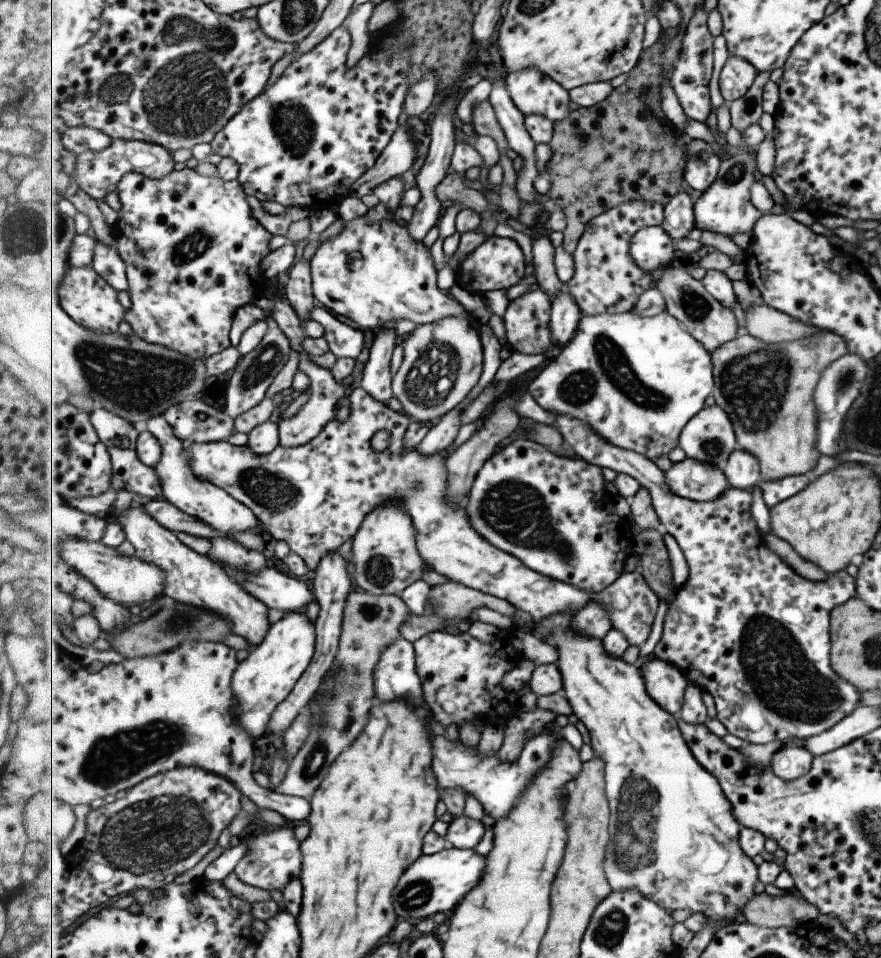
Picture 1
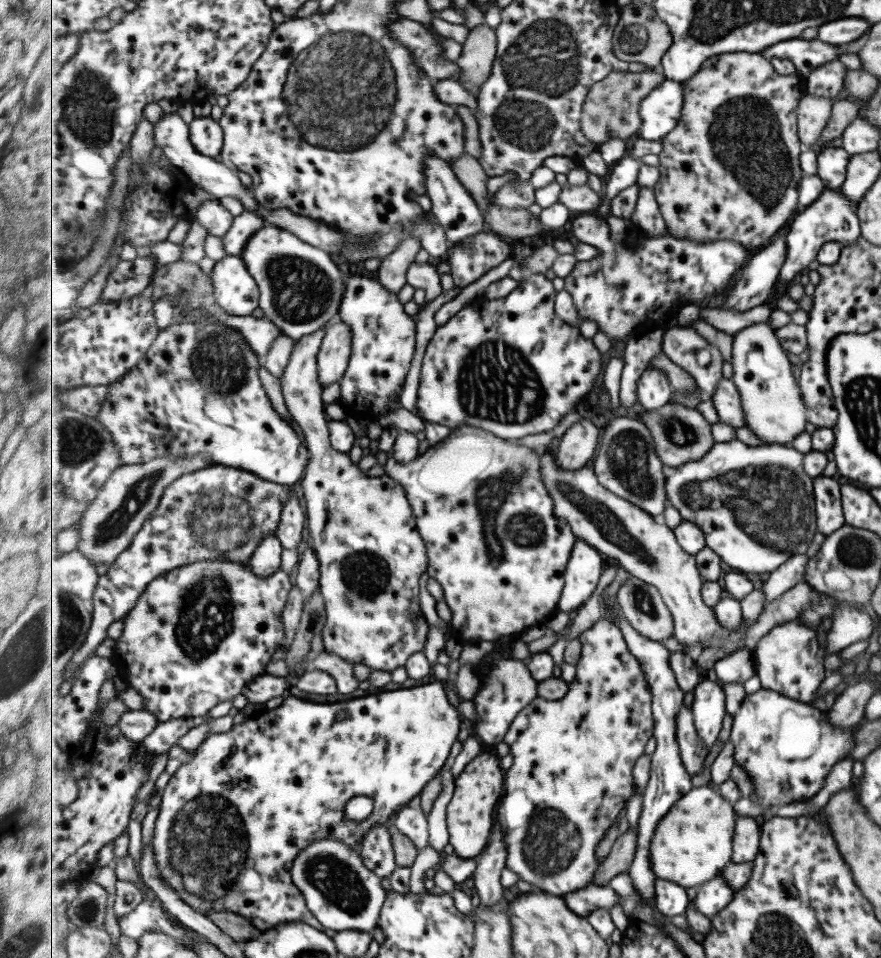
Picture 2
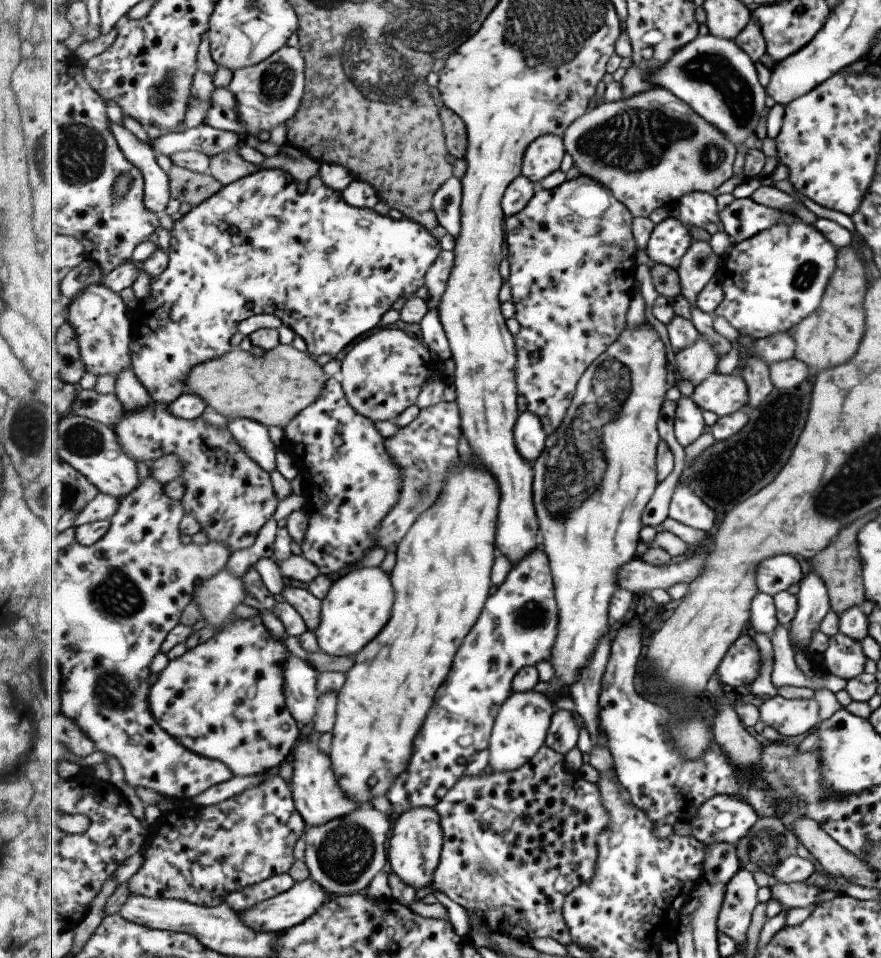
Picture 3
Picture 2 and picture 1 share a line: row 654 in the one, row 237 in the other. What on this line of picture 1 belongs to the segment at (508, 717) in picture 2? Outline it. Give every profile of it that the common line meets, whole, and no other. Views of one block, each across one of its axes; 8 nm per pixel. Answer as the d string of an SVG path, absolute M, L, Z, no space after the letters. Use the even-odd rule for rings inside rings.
M492 235L481 244L461 266L460 279L469 286L472 294L485 294L491 290L509 290L518 286L525 279L525 256L521 246L513 238L499 238Z

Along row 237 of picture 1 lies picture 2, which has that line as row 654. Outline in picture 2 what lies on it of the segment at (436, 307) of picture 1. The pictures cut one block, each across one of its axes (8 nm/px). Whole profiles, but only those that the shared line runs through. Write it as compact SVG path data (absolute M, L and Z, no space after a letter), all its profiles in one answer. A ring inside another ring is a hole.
M323 328L315 332L315 334L309 334L309 336L305 336L305 338L296 340L291 361L289 361L289 366L285 368L285 376L280 380L285 405L291 414L291 418L295 420L303 430L311 458L308 472L305 472L305 476L303 476L302 491L304 499L306 500L309 543L313 545L313 549L315 549L315 553L317 553L317 559L321 561L319 568L320 591L323 593L325 607L327 607L327 622L325 622L325 628L322 630L324 651L333 653L352 665L363 663L367 665L371 671L385 670L386 672L391 672L395 670L395 668L405 667L413 654L425 651L425 647L427 647L429 642L429 633L432 632L432 626L428 623L428 618L425 617L423 610L421 610L421 588L419 588L419 586L421 586L419 578L421 578L425 572L428 573L429 570L430 560L428 556L428 546L425 544L424 536L417 527L416 512L413 510L412 503L409 502L408 491L405 489L405 486L388 474L381 477L369 477L359 469L357 464L353 464L348 454L342 454L332 445L329 430L330 419L325 413L326 402L323 400L324 388L321 387L321 381L319 381L318 369L318 356L326 332L327 328Z

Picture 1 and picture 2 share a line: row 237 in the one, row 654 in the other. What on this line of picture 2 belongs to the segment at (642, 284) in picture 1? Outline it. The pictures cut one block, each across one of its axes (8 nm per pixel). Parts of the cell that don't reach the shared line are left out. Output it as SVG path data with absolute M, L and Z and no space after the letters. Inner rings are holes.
M603 617L577 641L582 645L582 658L567 696L559 701L538 697L513 722L506 736L513 764L506 772L504 797L497 810L499 823L507 833L507 868L521 880L560 897L584 889L596 880L597 869L605 861L595 858L597 844L634 796L635 765L644 756L645 746L656 731L648 676L629 649L617 622Z

